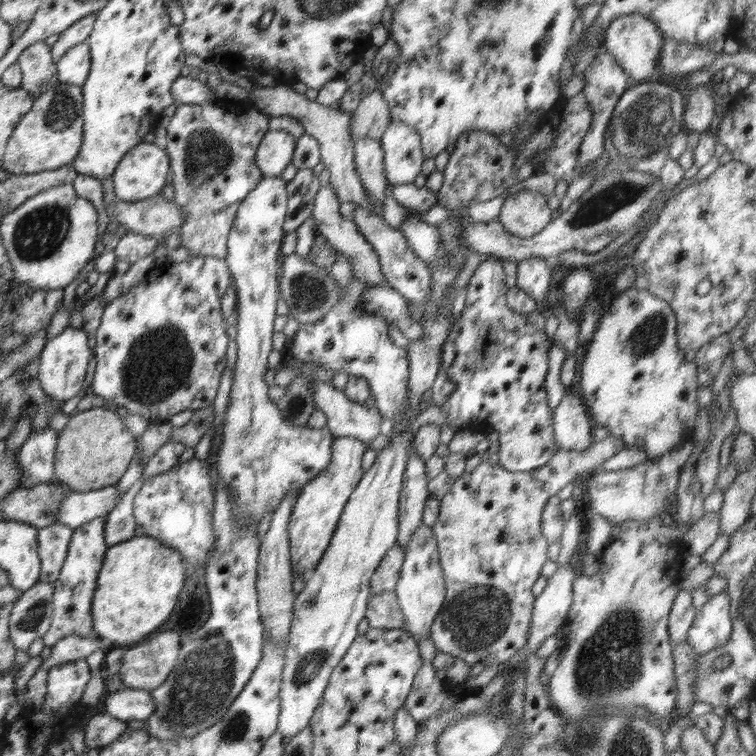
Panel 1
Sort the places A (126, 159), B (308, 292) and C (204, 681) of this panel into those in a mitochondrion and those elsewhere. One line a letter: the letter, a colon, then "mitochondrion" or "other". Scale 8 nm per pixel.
A: other
B: mitochondrion
C: mitochondrion

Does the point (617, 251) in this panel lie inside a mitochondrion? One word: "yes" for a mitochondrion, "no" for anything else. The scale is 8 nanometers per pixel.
no

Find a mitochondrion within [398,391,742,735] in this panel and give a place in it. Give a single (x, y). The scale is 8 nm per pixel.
(608, 664)

